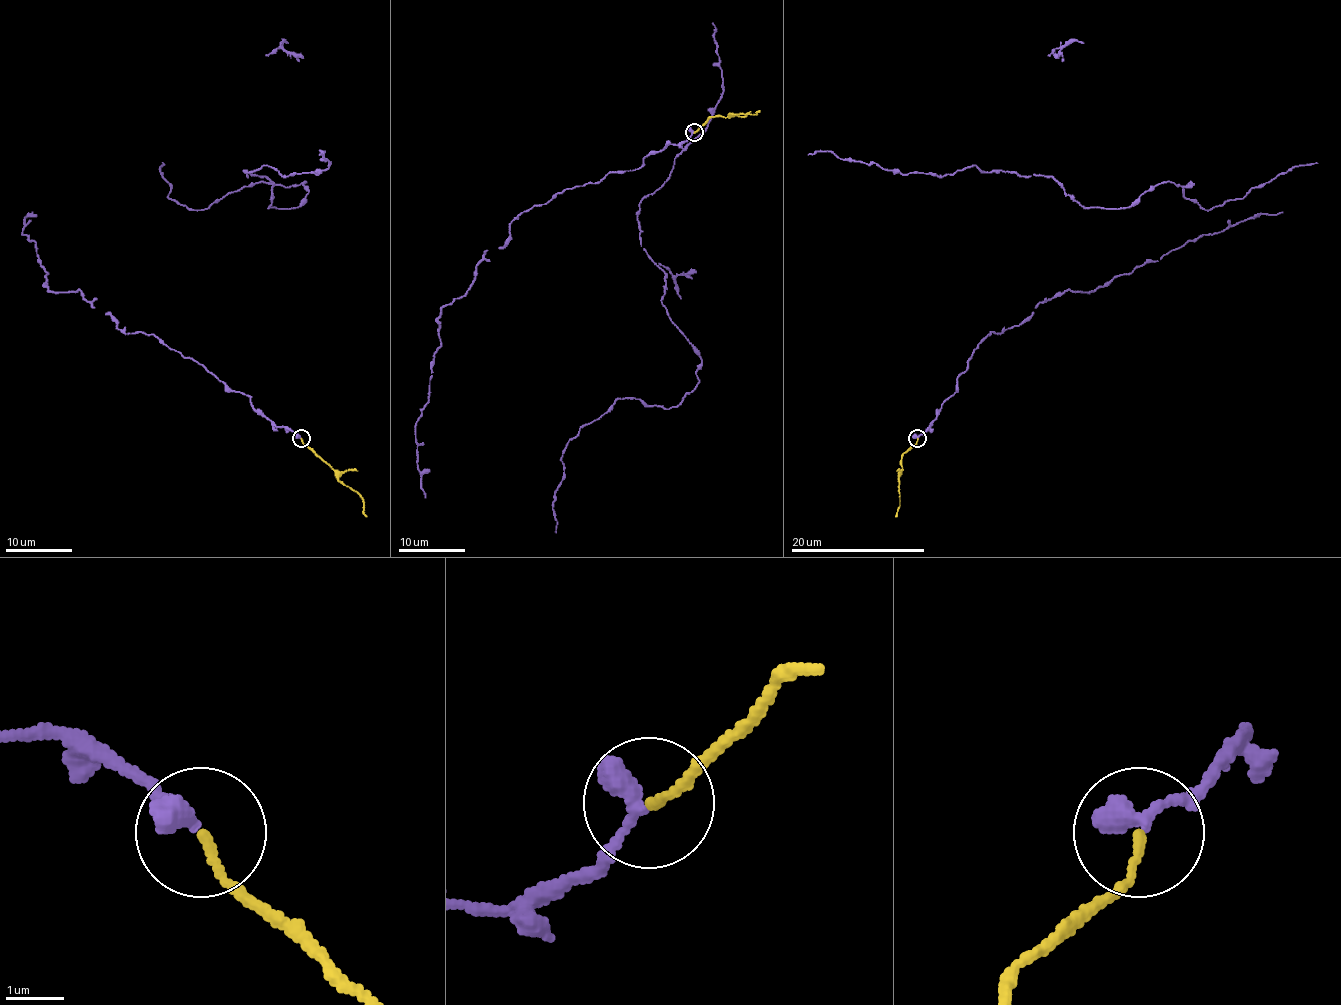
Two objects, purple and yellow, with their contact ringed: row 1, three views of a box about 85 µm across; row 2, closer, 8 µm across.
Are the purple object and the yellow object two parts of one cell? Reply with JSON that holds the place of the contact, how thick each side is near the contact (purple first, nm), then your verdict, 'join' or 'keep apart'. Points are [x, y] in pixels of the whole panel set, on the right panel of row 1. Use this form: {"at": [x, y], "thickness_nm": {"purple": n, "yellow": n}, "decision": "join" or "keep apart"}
{"at": [917, 438], "thickness_nm": {"purple": 380, "yellow": 150}, "decision": "join"}

